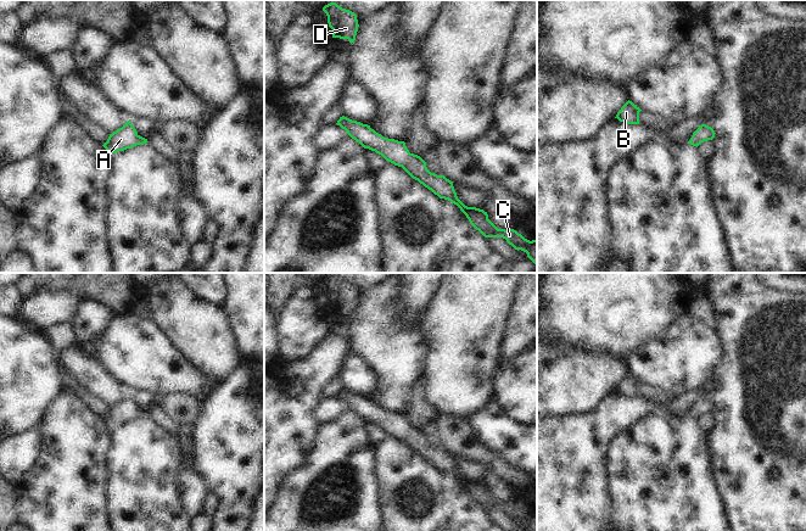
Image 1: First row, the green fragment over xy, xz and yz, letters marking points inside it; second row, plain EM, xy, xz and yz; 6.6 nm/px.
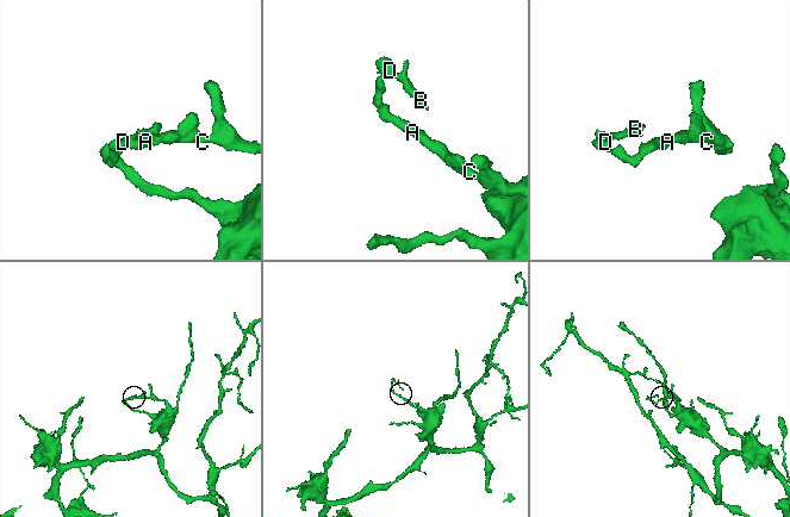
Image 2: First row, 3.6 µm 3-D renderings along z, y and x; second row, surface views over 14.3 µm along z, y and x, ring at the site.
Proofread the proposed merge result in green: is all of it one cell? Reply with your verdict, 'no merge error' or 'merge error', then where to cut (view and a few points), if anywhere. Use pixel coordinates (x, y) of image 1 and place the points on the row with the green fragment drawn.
no merge error | no cut

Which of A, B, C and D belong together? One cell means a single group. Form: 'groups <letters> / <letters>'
groups A B C D

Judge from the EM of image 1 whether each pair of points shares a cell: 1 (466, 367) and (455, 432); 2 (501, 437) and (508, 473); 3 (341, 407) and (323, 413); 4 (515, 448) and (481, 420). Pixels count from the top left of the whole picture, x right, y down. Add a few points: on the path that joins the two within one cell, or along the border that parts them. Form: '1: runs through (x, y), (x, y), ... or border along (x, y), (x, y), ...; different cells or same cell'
1: border along (438, 411), (446, 414), (464, 415), (468, 419); different cells
2: border along (481, 443), (496, 451), (524, 474); different cells
3: runs through (336, 407), (328, 409); same cell
4: runs through (507, 447), (490, 429); same cell

